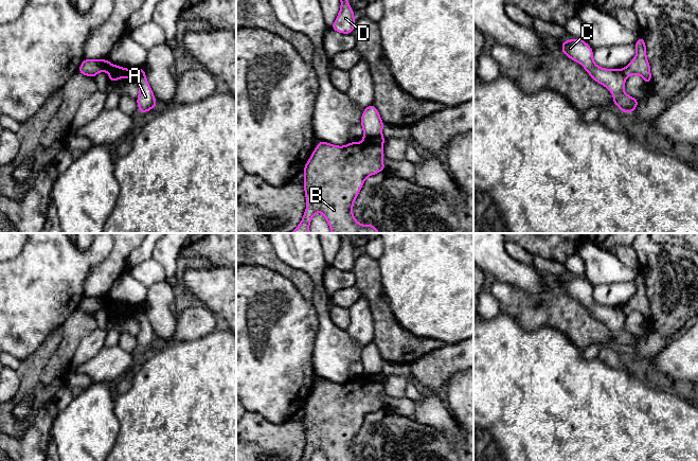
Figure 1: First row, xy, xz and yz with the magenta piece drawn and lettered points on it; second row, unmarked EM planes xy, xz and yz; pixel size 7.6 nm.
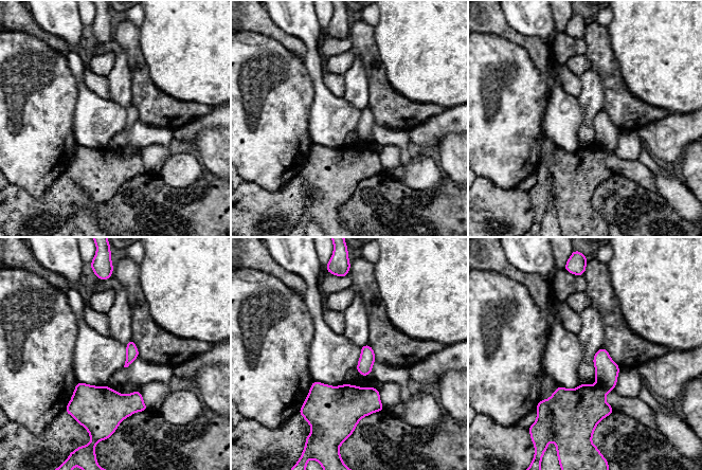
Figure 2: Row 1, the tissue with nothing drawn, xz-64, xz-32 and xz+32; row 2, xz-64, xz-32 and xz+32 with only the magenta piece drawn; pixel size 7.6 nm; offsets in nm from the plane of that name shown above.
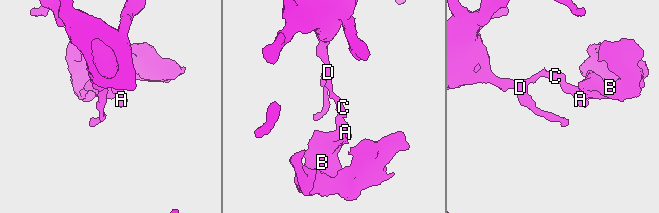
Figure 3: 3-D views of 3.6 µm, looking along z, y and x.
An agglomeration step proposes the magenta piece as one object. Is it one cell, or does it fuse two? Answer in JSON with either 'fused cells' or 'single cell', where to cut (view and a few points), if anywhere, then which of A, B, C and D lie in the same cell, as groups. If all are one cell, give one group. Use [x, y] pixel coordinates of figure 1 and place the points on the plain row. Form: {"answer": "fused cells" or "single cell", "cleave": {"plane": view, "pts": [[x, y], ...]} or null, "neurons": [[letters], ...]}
{"answer": "fused cells", "cleave": {"plane": "xz", "pts": [[365, 379], [381, 383]]}, "neurons": [["A", "C", "D"], ["B"]]}

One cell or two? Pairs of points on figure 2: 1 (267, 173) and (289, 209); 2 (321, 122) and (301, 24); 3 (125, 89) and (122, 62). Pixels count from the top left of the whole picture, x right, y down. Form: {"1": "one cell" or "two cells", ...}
{"1": "two cells", "2": "one cell", "3": "one cell"}

